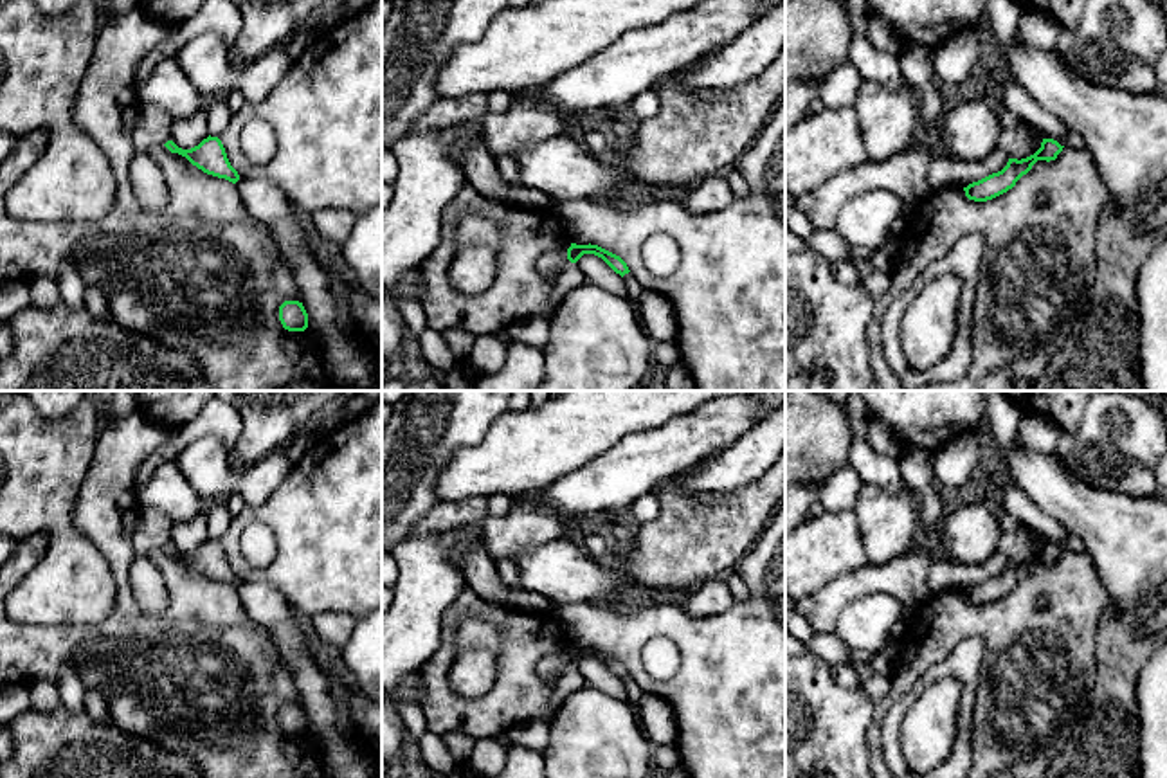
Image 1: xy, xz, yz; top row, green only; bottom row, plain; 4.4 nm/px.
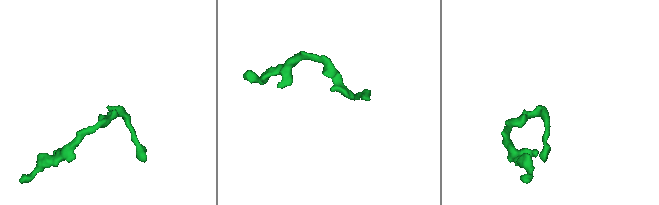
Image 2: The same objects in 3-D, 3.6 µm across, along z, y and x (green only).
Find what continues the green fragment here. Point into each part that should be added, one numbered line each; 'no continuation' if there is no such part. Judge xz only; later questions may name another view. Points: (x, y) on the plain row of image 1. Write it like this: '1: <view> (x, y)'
1: xz (571, 679)

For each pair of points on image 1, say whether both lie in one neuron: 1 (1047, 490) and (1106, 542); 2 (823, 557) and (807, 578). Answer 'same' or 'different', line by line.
1: same
2: same

